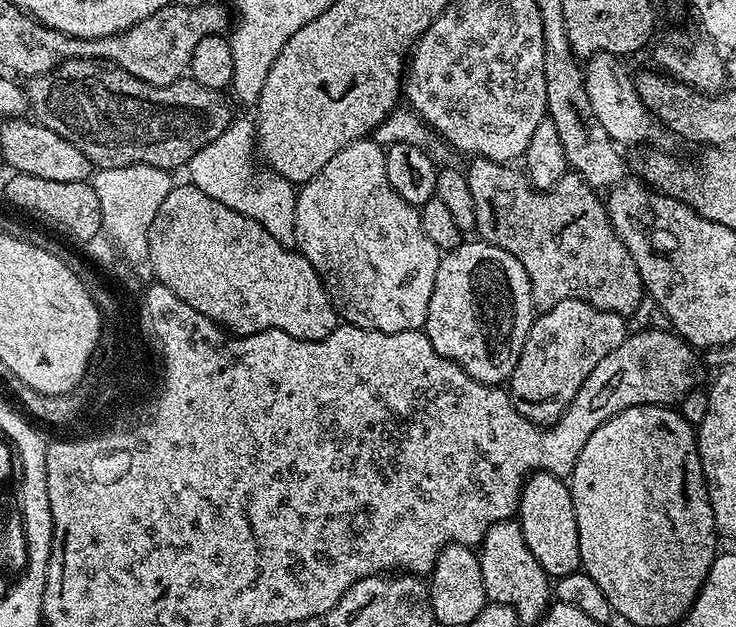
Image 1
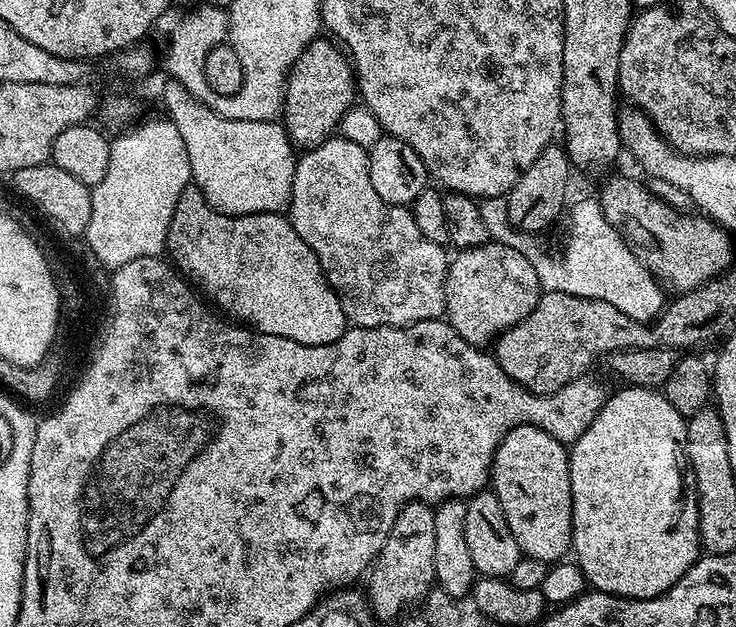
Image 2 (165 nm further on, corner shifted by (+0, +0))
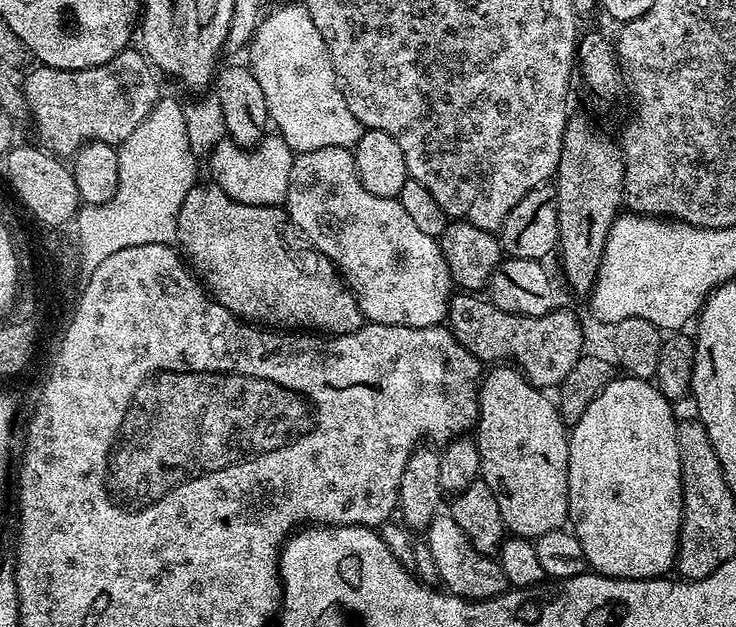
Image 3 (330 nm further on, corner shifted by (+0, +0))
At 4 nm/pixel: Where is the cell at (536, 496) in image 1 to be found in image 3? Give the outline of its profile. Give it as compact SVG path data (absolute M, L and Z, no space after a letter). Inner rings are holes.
M492 366L483 373L478 385L478 399L480 402L480 416L476 420L474 429L474 439L480 451L480 479L490 486L490 491L494 494L494 499L498 501L498 510L502 514L502 522L505 529L513 536L523 536L525 538L535 538L542 534L550 534L550 530L558 530L569 523L568 519L568 437L569 429L560 416L560 410L555 399L552 400L547 391L536 388L524 376L524 373L515 366Z

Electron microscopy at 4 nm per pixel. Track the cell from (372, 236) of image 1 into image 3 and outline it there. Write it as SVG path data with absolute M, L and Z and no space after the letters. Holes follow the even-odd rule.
M326 146L322 150L310 150L309 152L299 153L293 159L292 169L290 170L290 186L288 187L286 211L290 219L303 232L304 237L319 252L326 254L326 258L330 258L330 262L336 267L337 272L343 276L345 284L347 284L348 289L354 294L354 298L362 310L365 321L374 324L389 324L390 326L410 326L411 328L429 328L435 324L443 325L445 323L448 314L448 302L454 295L454 285L450 278L450 270L446 266L446 258L442 258L439 239L424 233L406 215L406 210L402 210L399 199L378 198L378 194L370 194L370 190L366 190L366 186L362 186L362 182L358 178L356 167L354 166L354 158L349 149L339 148L338 146Z

